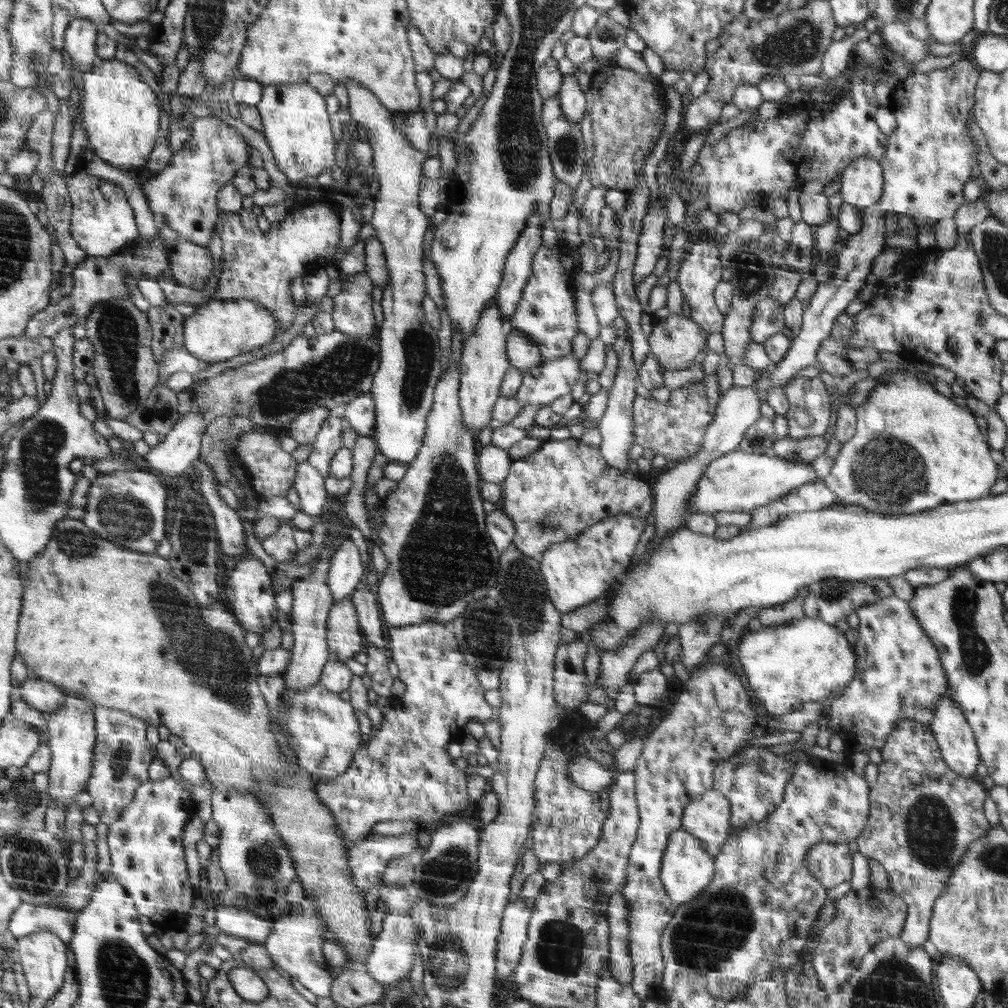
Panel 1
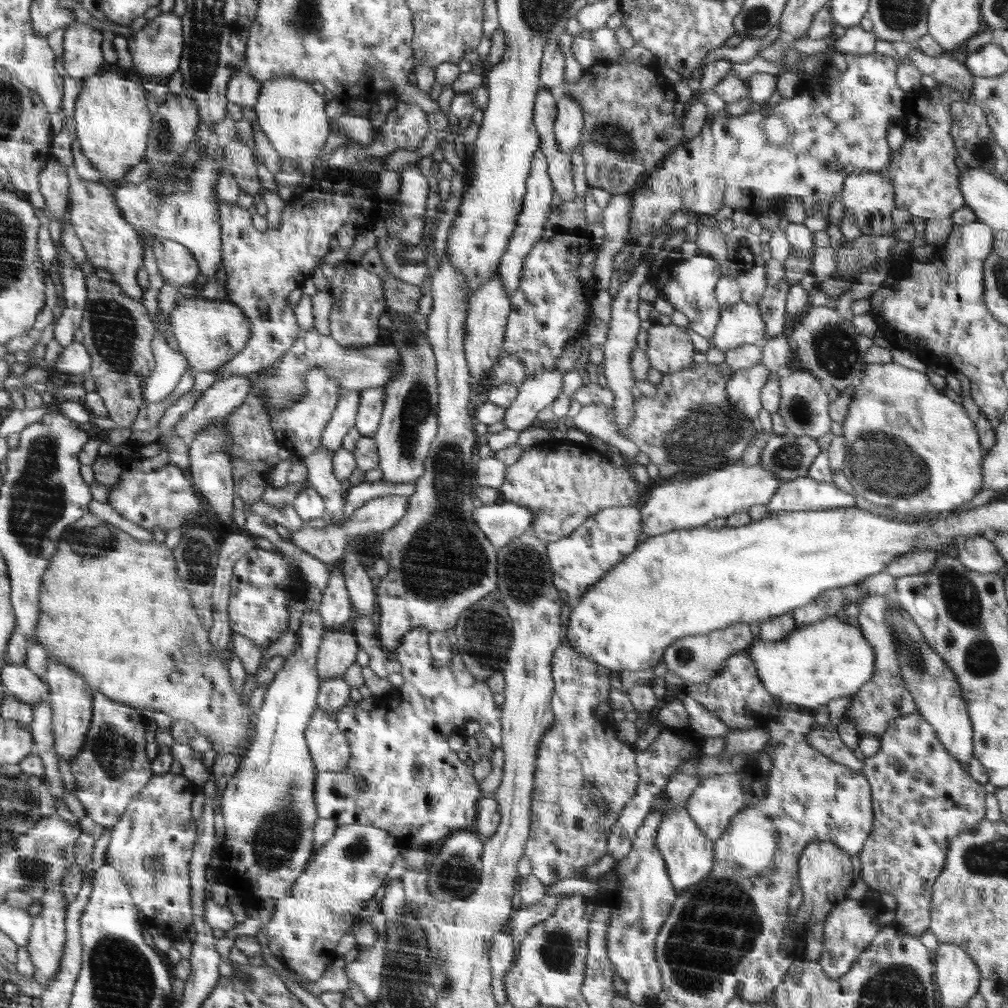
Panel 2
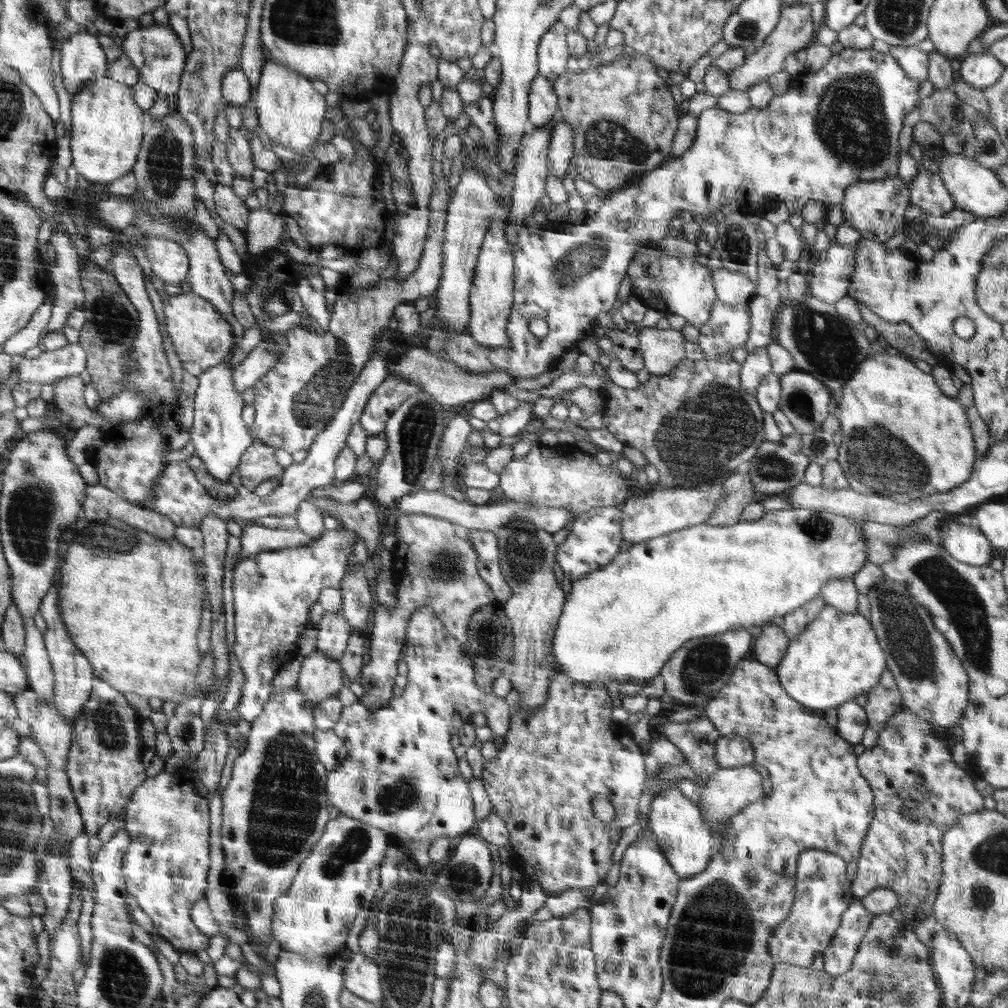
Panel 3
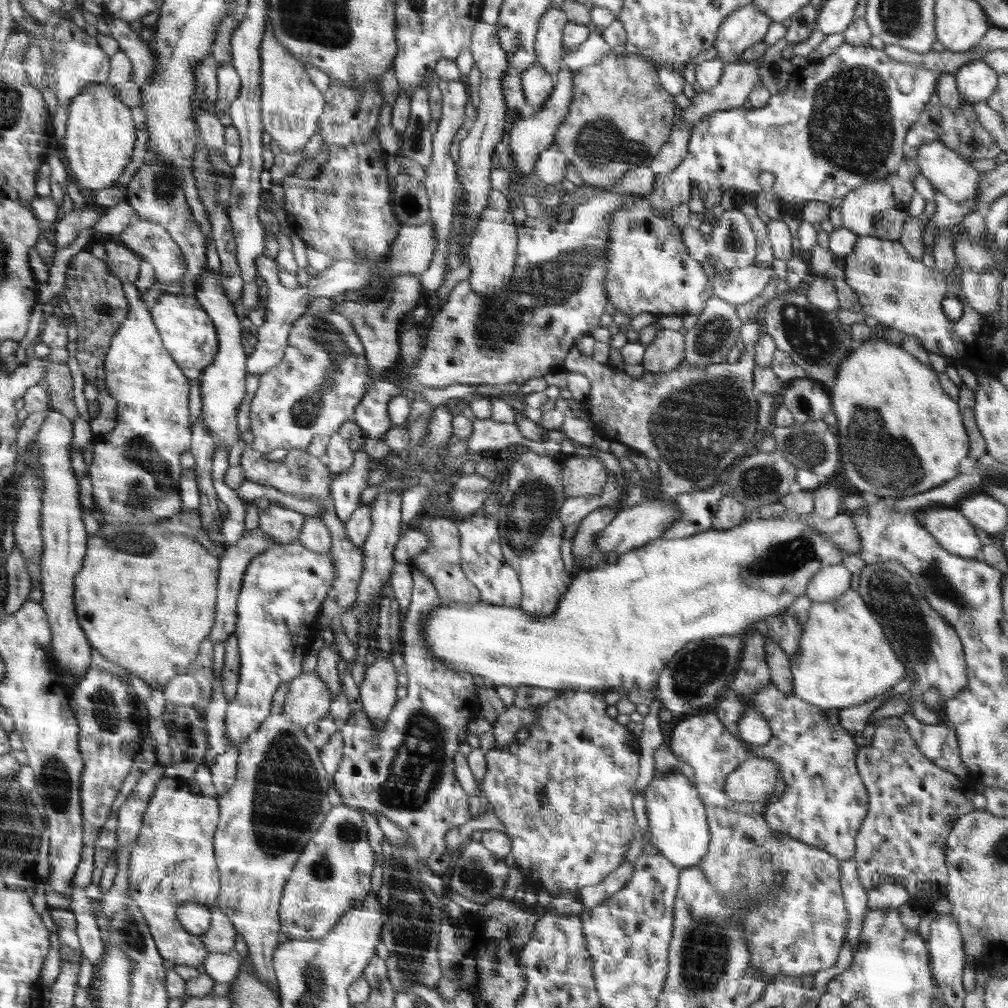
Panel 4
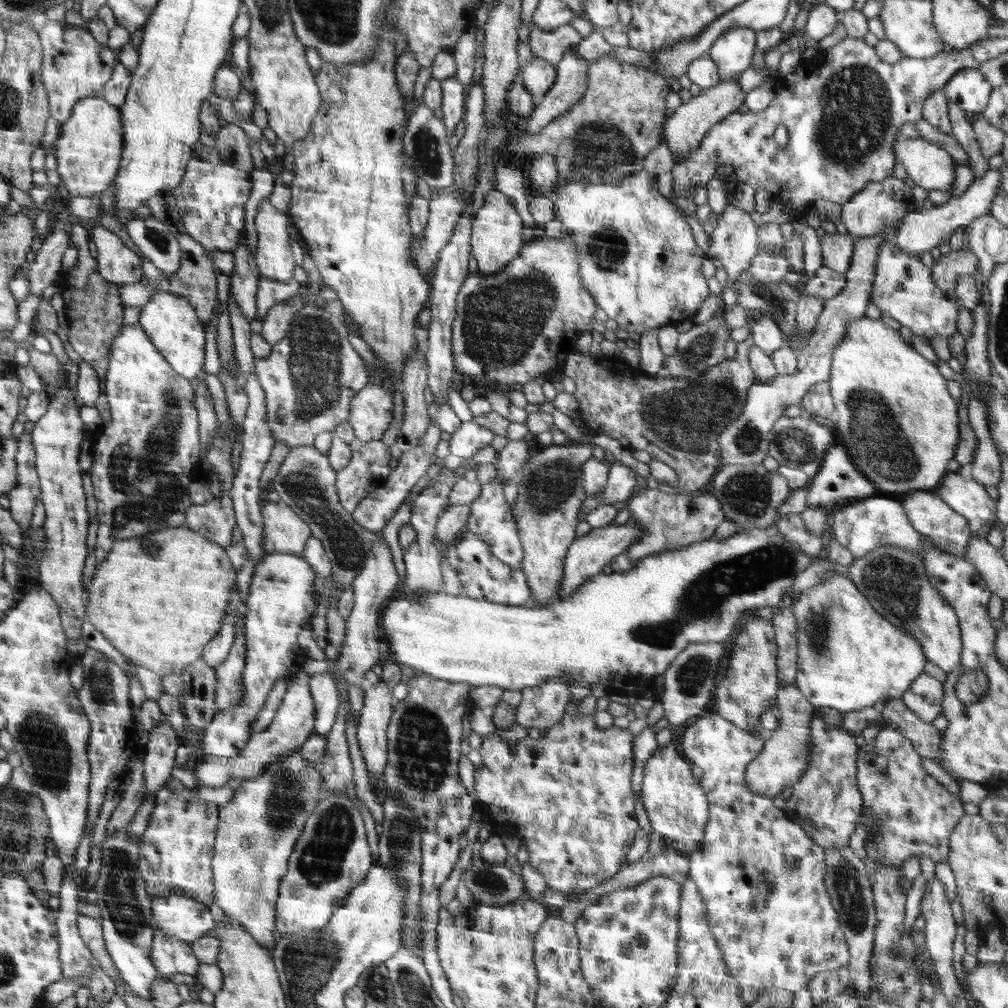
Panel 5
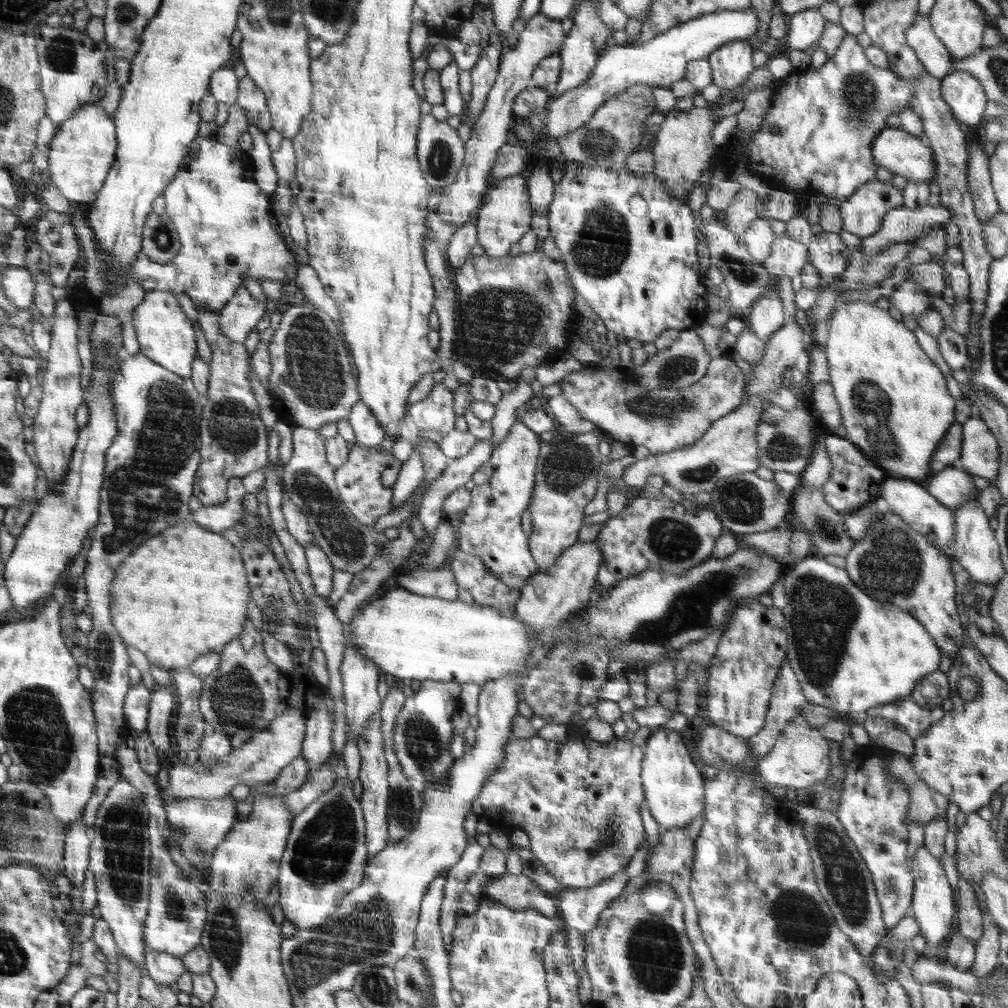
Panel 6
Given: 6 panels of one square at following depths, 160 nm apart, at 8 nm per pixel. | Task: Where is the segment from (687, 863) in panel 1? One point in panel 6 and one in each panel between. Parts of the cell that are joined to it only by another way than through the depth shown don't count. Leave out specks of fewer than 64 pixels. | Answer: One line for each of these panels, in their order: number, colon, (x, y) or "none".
2: (688, 852)
3: (686, 841)
4: (677, 817)
5: (677, 808)
6: (674, 788)

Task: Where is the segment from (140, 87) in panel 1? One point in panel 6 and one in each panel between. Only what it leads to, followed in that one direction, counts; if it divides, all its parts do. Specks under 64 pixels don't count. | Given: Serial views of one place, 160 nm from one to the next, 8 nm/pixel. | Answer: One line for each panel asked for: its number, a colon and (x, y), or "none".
2: (113, 123)
3: (106, 124)
4: (99, 141)
5: (89, 147)
6: (83, 150)

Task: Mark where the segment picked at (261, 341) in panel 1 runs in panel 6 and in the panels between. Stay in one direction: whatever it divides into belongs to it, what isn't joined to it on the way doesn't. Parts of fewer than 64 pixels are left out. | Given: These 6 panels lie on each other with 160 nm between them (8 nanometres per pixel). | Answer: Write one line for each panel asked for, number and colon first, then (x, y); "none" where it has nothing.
2: (210, 333)
3: (202, 339)
4: (191, 339)
5: (172, 325)
6: (164, 333)

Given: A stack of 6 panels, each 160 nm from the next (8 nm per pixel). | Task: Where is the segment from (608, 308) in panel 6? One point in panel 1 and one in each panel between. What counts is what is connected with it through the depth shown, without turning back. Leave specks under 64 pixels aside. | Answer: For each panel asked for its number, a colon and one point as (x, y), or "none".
1: (700, 272)
2: (689, 285)
3: (672, 285)
4: (650, 271)
5: (638, 259)

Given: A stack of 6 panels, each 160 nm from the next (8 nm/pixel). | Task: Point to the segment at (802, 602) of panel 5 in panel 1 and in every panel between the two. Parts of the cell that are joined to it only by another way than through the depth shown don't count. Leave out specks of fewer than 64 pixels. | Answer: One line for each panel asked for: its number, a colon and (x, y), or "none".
1: (788, 665)
2: (815, 663)
3: (838, 657)
4: (843, 659)

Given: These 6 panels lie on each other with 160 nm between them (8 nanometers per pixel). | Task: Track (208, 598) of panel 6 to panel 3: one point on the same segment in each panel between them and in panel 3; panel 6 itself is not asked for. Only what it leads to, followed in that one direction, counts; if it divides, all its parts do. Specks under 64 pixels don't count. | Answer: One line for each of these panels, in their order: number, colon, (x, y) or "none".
3: (131, 601)
4: (145, 598)
5: (159, 598)

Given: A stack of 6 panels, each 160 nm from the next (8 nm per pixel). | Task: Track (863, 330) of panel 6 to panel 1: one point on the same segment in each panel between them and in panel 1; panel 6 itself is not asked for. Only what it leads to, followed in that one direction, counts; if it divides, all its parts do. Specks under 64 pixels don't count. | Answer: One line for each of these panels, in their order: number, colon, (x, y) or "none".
1: (914, 449)
2: (896, 415)
3: (888, 406)
4: (901, 433)
5: (899, 425)

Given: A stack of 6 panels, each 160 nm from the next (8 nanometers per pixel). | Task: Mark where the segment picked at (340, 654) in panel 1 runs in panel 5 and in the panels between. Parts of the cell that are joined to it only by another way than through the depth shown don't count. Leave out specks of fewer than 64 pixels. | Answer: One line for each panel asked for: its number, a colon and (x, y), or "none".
2: (337, 651)
3: (320, 677)
4: (309, 697)
5: (294, 720)

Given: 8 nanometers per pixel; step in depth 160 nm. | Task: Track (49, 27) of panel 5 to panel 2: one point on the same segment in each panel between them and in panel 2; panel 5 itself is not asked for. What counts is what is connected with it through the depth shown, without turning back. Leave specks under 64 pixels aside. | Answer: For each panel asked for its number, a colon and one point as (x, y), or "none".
2: (83, 56)
3: (83, 59)
4: (80, 61)

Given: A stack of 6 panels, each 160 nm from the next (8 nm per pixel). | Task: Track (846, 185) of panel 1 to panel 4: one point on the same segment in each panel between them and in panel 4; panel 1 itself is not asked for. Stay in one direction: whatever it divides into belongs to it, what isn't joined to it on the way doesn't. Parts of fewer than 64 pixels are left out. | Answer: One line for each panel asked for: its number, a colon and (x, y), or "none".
2: (869, 196)
3: (875, 208)
4: (879, 209)

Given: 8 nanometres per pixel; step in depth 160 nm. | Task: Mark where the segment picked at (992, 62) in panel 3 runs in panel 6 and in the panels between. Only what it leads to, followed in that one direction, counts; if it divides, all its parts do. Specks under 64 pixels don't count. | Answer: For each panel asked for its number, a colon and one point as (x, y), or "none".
4: (976, 81)
5: (968, 88)
6: (964, 95)

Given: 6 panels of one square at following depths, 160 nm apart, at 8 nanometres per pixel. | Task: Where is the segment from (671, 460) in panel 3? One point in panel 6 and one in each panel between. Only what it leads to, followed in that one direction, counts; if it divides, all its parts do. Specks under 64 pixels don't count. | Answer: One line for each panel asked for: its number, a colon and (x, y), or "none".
4: (692, 421)
5: (678, 421)
6: (663, 420)

